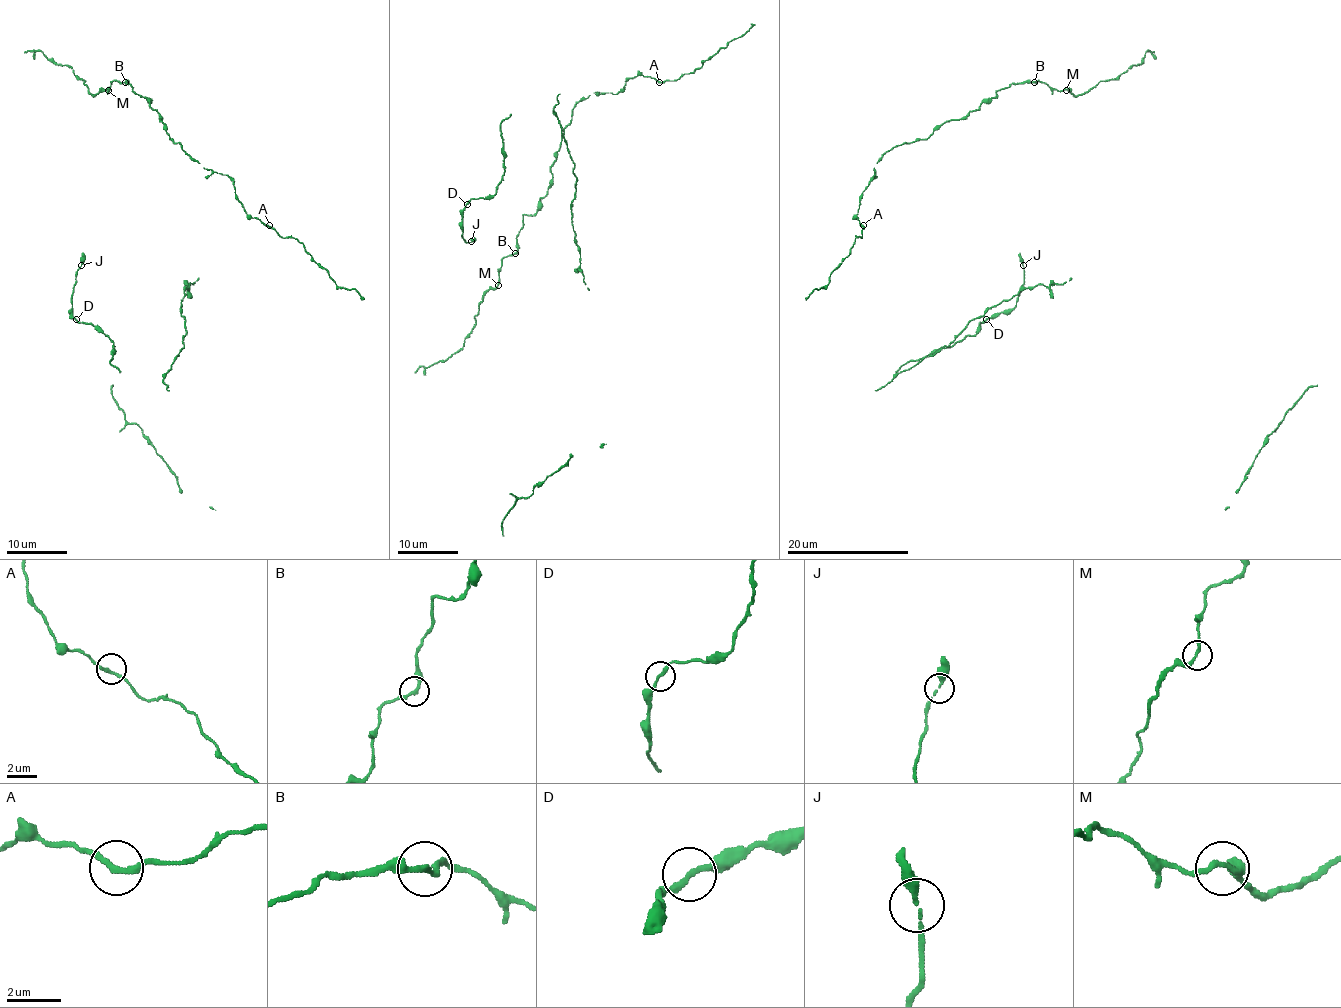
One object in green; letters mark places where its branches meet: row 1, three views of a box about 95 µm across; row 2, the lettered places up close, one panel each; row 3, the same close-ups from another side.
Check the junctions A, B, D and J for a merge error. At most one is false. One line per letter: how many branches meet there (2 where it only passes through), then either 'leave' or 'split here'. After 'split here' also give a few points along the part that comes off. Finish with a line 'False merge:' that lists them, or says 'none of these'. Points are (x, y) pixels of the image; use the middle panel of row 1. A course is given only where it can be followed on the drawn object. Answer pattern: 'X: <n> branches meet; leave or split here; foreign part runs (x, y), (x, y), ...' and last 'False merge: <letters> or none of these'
A: 2 branches meet; leave
B: 2 branches meet; leave
D: 2 branches meet; leave
J: 2 branches meet; leave
False merge: none of these

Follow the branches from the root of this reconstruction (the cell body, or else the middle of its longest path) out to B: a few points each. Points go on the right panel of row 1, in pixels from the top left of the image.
B: (865, 226), (857, 217), (858, 204), (886, 152), (963, 119), (998, 90), (1034, 82)

